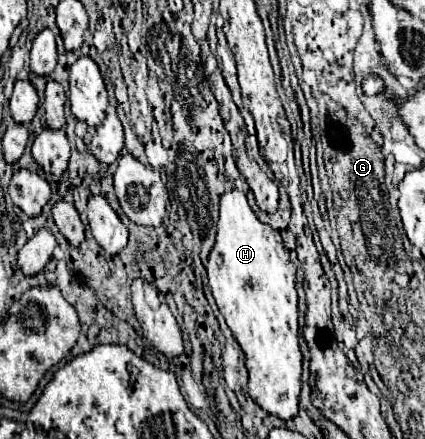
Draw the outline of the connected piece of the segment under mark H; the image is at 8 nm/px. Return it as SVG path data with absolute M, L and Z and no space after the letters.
M232 189L220 195L220 219L216 225L216 241L208 257L208 285L216 299L216 305L226 319L234 339L246 355L246 369L250 375L250 397L268 413L280 419L292 419L298 413L300 377L302 377L302 353L298 347L298 295L294 287L296 267L290 261L288 249L278 239L278 233L264 225L252 211L246 193Z

